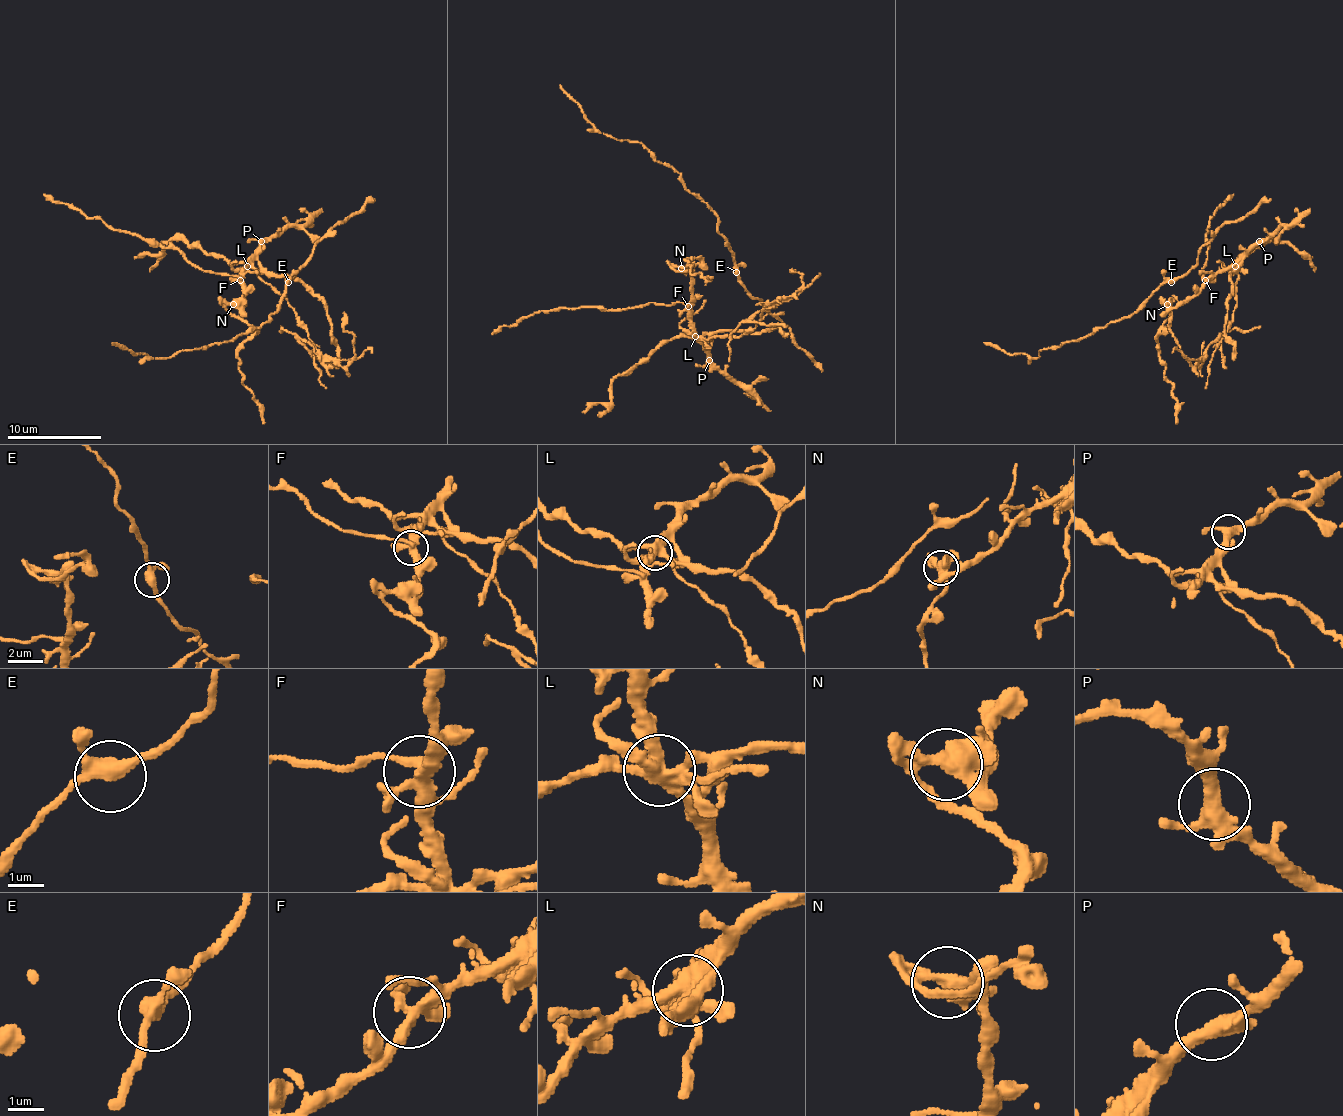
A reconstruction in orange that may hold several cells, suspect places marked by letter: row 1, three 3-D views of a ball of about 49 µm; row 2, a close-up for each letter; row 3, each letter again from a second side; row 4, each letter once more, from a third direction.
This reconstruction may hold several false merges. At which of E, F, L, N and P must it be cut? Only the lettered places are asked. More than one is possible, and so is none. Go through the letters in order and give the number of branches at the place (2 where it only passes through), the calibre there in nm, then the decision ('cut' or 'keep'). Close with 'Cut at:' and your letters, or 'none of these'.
E: 3 branches meet; 320 nm thick; keep
F: 4 branches meet; 320 nm thick; cut
L: 6 branches meet; 460 nm thick; cut
N: 4 branches meet; 400 nm thick; cut
P: 4 branches meet; 360 nm thick; keep
Cut at: F, L, N

